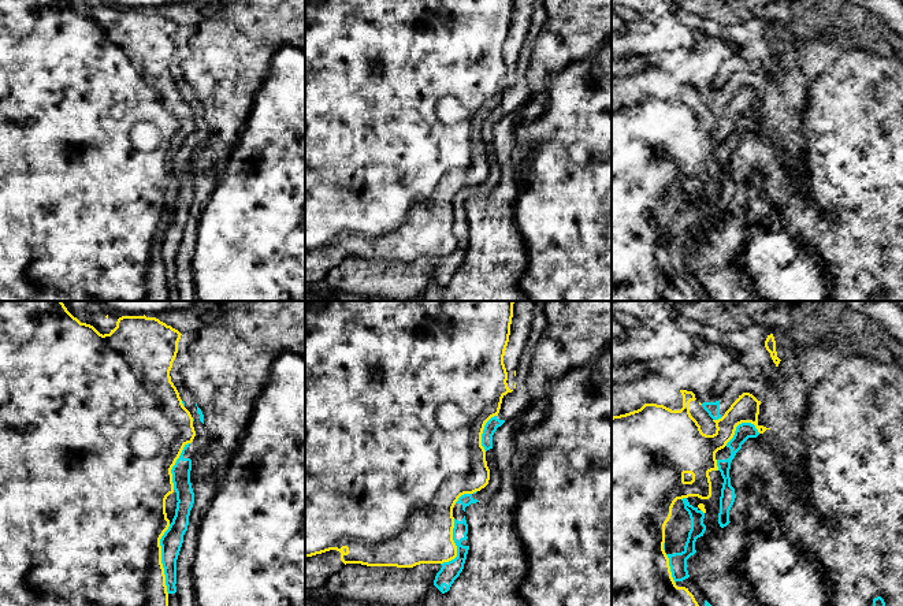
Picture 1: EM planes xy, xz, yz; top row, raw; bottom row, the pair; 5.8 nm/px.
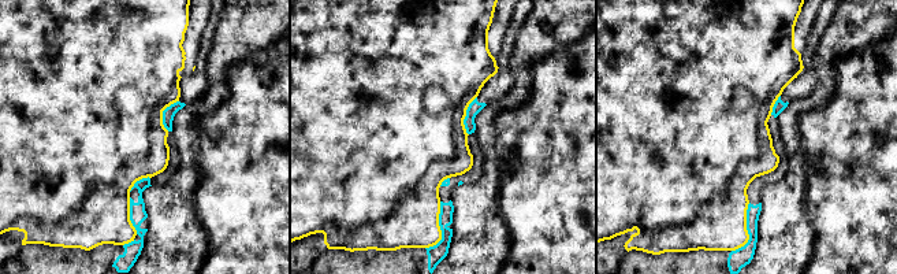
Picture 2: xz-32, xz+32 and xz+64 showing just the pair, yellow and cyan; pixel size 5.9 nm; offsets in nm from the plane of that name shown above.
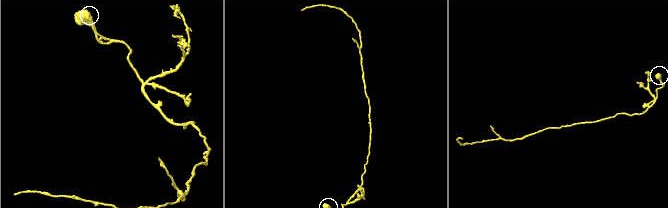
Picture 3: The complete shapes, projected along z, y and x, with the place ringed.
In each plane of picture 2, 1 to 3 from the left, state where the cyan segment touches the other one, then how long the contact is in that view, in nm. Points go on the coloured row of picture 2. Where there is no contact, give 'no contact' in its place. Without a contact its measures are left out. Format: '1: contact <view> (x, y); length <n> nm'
1: contact xz-32 (129, 215); length 220 nm
2: contact xz+32 (439, 228); length 300 nm
3: contact xz+64 (747, 230); length 300 nm

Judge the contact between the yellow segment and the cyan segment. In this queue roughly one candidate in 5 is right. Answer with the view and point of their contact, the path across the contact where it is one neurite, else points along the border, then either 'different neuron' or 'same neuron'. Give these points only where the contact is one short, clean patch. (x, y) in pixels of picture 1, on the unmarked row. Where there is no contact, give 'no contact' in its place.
xy (160, 252) | different neuron

